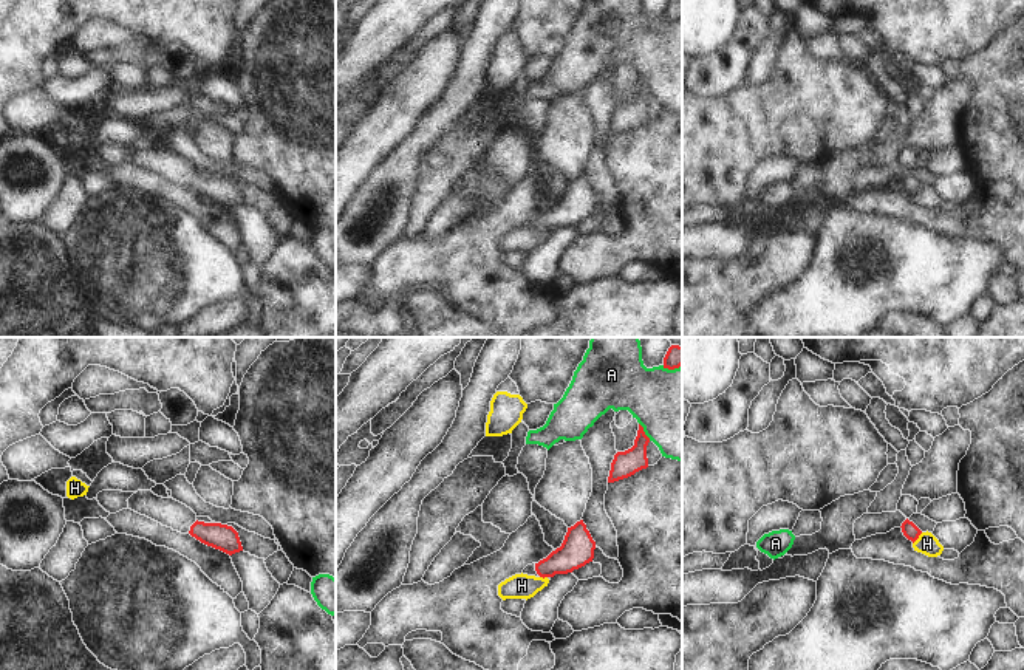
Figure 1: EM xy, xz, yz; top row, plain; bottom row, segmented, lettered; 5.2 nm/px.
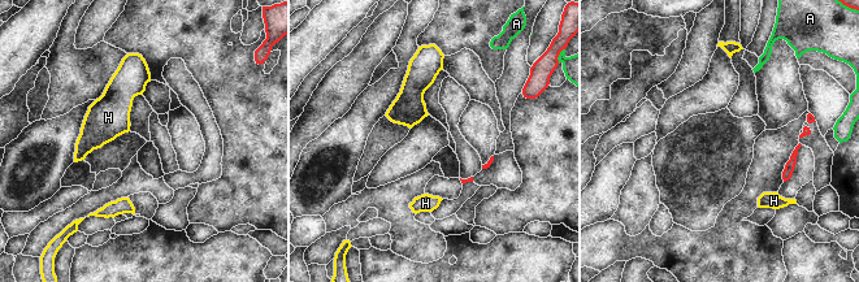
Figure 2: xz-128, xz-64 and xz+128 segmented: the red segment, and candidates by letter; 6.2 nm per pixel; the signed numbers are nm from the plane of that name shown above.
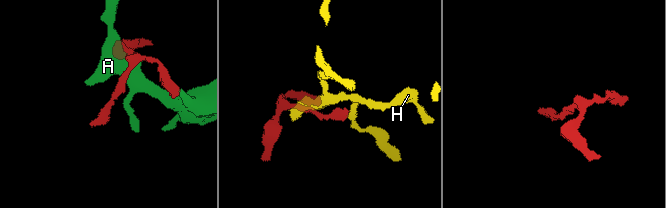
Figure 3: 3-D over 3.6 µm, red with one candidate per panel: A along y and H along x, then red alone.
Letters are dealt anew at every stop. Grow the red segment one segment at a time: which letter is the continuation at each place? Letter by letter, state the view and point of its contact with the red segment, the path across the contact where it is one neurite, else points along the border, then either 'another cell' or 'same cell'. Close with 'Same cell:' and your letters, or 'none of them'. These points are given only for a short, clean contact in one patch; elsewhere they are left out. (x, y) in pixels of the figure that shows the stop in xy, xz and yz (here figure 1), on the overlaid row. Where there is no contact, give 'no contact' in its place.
A: contact xz (644, 432); another cell
H: contact yz (918, 537); border yz (922, 533), (913, 543); another cell
Same cell: none of them

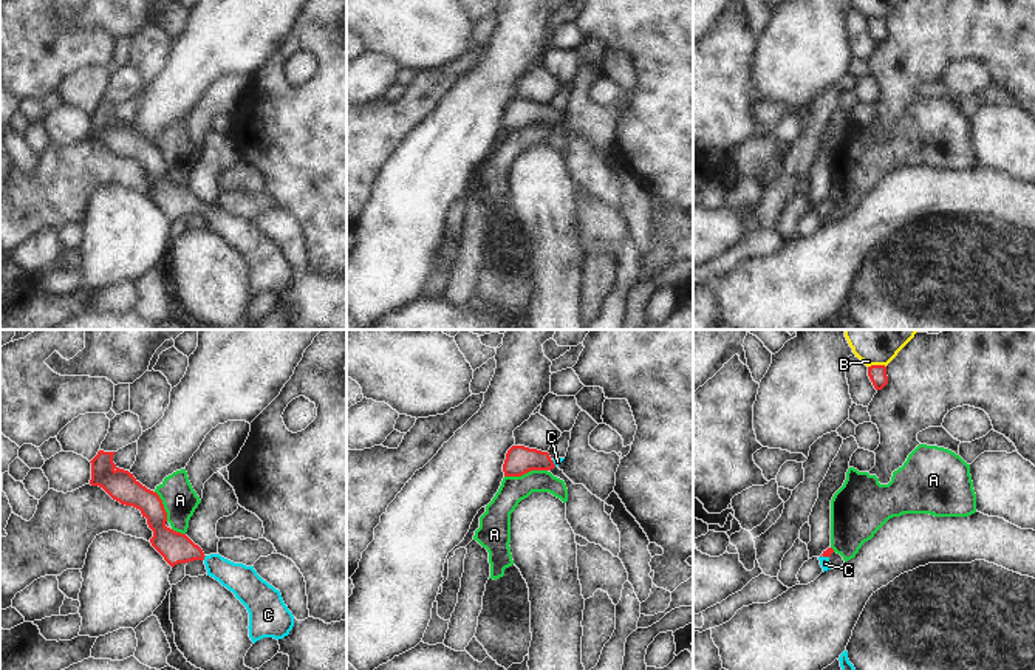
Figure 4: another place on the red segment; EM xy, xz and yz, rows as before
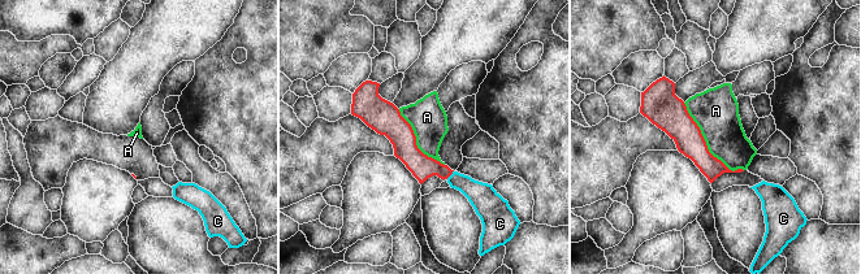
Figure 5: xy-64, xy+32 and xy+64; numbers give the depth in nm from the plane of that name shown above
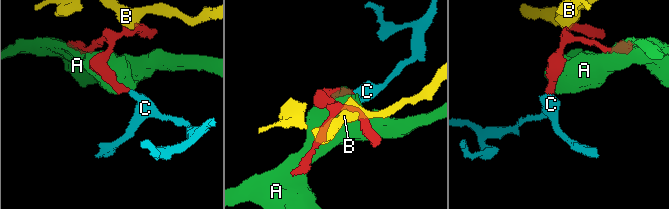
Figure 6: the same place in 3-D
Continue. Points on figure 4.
A: contact xz (525, 472); another cell
B: contact yz (876, 365); border yz (885, 365), (868, 367); another cell
C: contact xy (204, 556); way xy (177, 548), (204, 556), (226, 573), (243, 581); same cell
Same cell: C

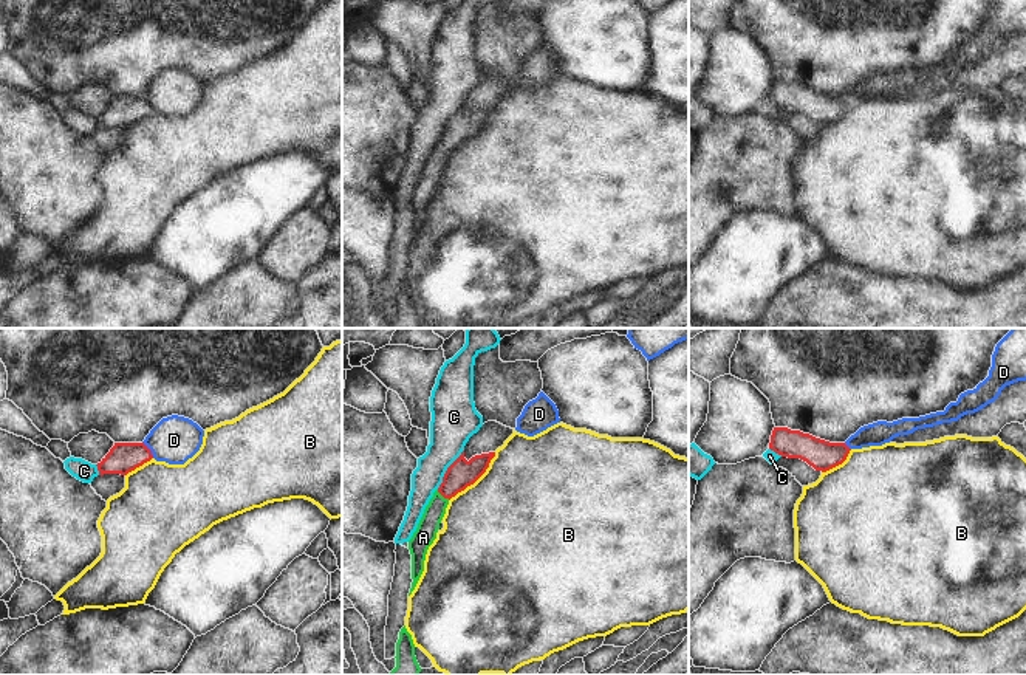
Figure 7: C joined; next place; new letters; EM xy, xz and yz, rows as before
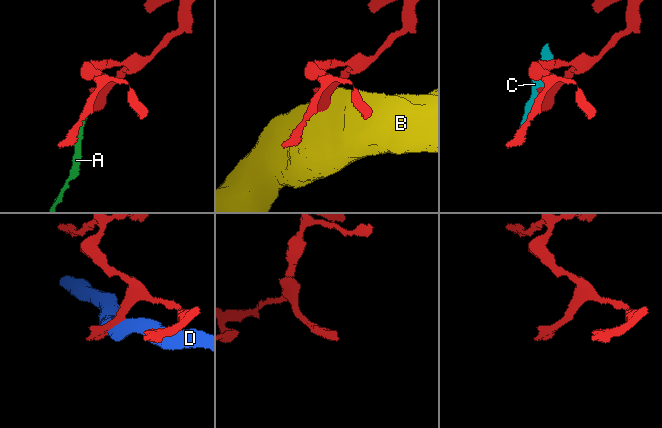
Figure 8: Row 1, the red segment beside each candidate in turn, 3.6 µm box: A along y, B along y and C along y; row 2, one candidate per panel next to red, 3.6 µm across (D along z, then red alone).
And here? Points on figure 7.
A: contact xz (443, 496); way xz (460, 474), (443, 496), (423, 537); same cell
B: contact xz (475, 480); border xz (495, 452), (489, 466), (449, 500); another cell
C: contact xz (448, 469); another cell
D: contact xy (149, 449); another cell
Same cell: A

